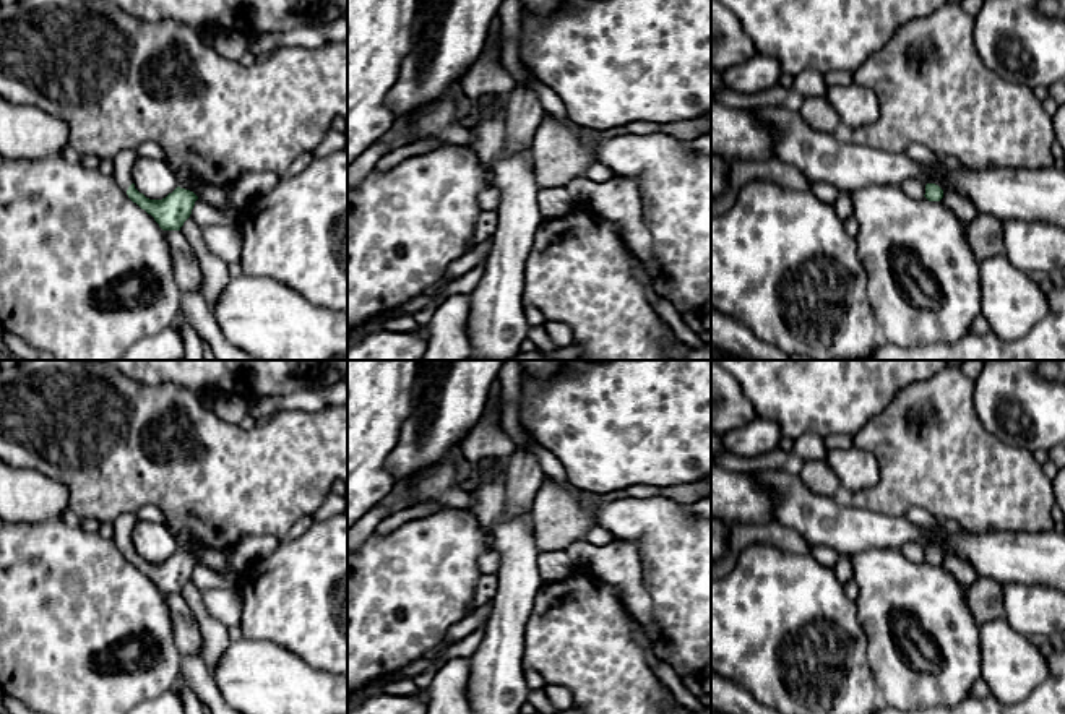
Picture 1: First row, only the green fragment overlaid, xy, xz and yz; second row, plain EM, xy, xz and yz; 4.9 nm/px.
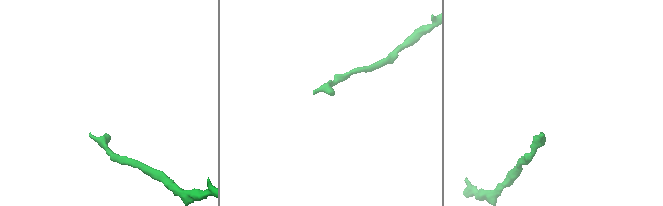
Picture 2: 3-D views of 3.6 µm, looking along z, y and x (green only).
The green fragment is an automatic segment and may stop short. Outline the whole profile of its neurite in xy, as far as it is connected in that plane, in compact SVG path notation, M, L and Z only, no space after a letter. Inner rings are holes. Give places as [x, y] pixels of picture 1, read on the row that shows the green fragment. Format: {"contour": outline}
{"contour": "M135 149L122 151L114 159L114 178L128 198L141 209L154 217L162 230L180 230L183 222L190 217L198 196L185 188L177 187L162 200L149 200L135 188L132 170L138 156Z"}

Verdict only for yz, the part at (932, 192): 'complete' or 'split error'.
split error

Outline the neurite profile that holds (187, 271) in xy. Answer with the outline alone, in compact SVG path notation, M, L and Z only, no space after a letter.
M164 230L172 252L174 274L182 292L201 292L203 274L182 230Z

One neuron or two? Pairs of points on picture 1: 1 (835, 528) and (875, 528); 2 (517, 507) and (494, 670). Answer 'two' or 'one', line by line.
1: one
2: two

